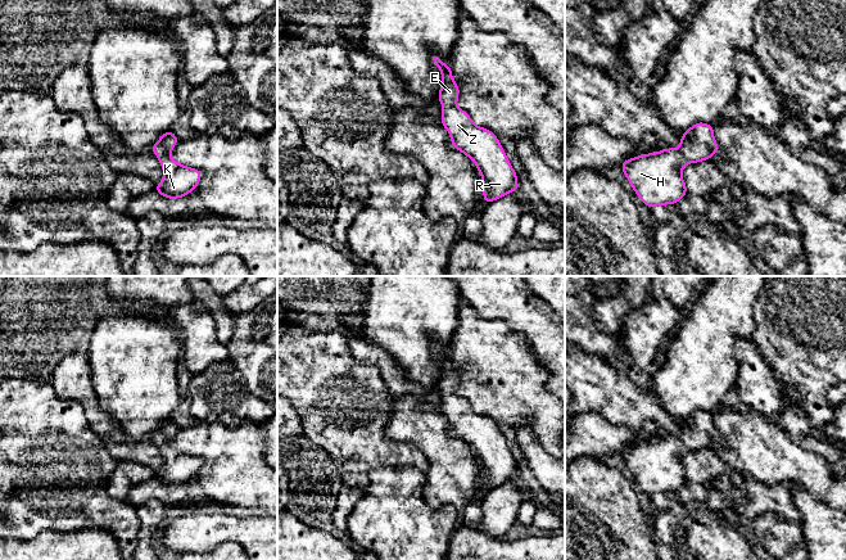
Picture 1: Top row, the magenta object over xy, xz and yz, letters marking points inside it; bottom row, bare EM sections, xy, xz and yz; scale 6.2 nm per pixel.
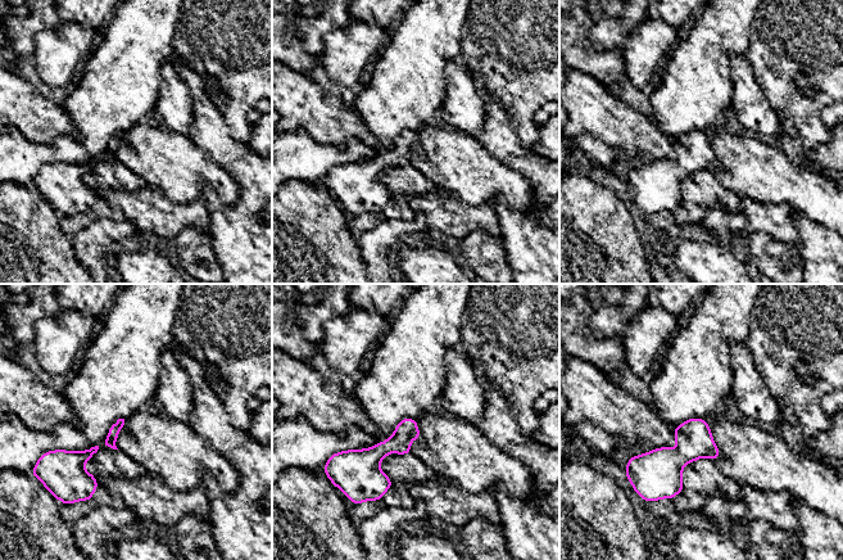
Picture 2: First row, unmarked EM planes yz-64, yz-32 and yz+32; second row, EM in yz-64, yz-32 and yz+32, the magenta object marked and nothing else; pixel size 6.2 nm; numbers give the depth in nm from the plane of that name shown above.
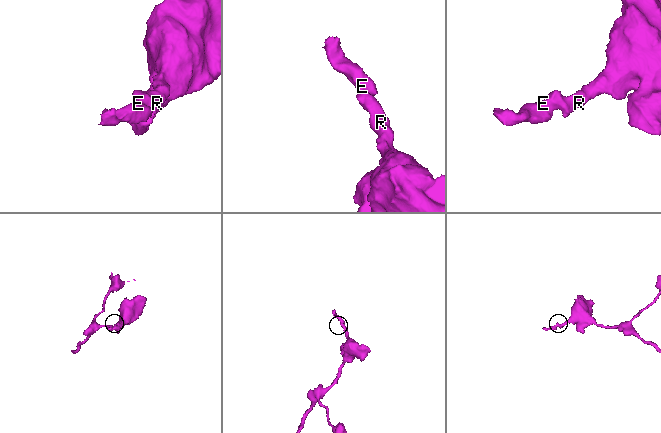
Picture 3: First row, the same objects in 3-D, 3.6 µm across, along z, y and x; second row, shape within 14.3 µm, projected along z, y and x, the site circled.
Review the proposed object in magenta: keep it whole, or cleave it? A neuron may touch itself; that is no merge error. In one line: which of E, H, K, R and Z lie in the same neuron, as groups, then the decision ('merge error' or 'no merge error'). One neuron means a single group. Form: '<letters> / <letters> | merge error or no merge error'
E H K R Z | no merge error

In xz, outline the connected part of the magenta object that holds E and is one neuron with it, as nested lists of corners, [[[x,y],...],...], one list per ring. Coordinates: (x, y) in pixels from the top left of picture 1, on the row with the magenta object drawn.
[[[433,58],[442,72],[438,100],[443,104],[440,123],[449,132],[454,149],[474,161],[481,175],[484,204],[508,193],[519,191],[519,177],[496,134],[476,126],[469,113],[456,107],[460,87],[452,77],[451,64]]]

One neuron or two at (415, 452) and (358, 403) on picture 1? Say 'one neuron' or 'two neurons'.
one neuron

